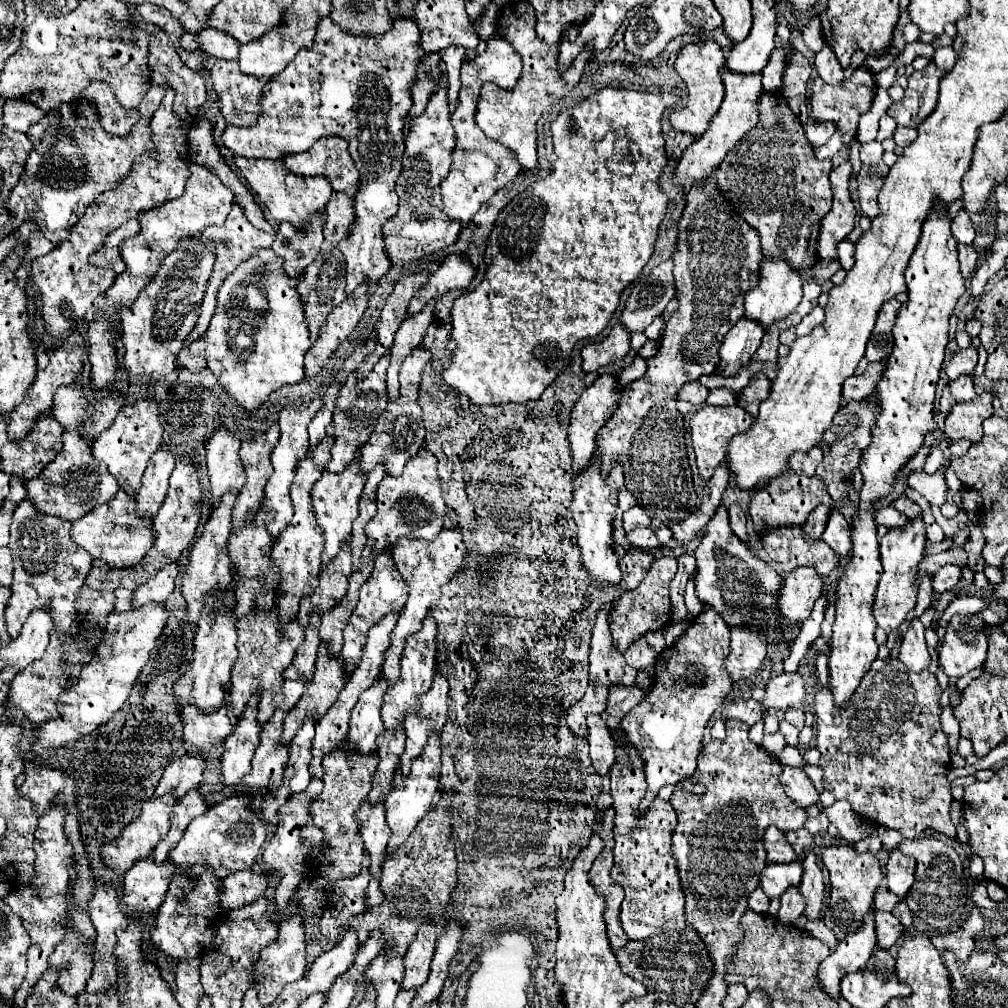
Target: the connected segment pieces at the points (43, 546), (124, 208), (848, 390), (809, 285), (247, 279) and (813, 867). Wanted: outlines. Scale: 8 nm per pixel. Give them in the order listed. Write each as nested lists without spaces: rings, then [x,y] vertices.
[[[24,499],[14,513],[10,525],[10,551],[14,559],[14,581],[12,581],[12,595],[6,607],[6,625],[12,639],[20,635],[20,629],[26,617],[36,611],[48,607],[54,627],[62,637],[72,635],[76,627],[76,599],[80,595],[80,587],[84,579],[92,571],[92,557],[84,553],[70,537],[68,537],[70,523],[40,513],[32,509],[32,501]]]
[[[168,91],[150,121],[152,137],[158,149],[156,161],[148,161],[148,157],[144,157],[144,161],[136,161],[136,169],[128,173],[122,185],[96,197],[96,201],[86,209],[84,217],[72,227],[68,241],[54,247],[44,257],[38,257],[32,261],[28,279],[36,283],[40,289],[44,329],[52,337],[58,337],[64,331],[70,331],[76,325],[76,321],[86,315],[94,299],[114,285],[114,277],[116,277],[114,271],[98,269],[88,263],[88,257],[104,245],[106,237],[122,223],[130,219],[138,219],[140,213],[160,207],[170,199],[178,199],[184,193],[186,181],[190,177],[190,169],[186,159],[180,155],[180,151],[186,151],[186,137],[188,137],[190,125],[180,121],[172,113],[172,101],[174,101],[174,93]]]
[[[886,361],[880,363],[868,363],[868,369],[862,375],[852,375],[844,381],[844,403],[848,403],[848,399],[864,399],[874,387],[876,381],[882,379],[884,371],[886,371]]]
[[[806,281],[804,283],[804,297],[802,297],[802,301],[800,301],[800,305],[818,305],[818,295],[822,293],[822,289],[820,289],[820,285],[818,283],[814,283],[814,281]]]
[[[262,249],[256,257],[250,257],[244,265],[238,265],[238,269],[224,279],[216,293],[218,305],[208,331],[202,339],[188,345],[192,353],[206,355],[206,367],[246,413],[254,413],[276,389],[296,385],[304,379],[304,353],[310,345],[304,309],[300,305],[300,297],[296,297],[296,281],[300,279],[286,277],[280,257],[276,257],[270,249]]]
[[[806,851],[806,859],[802,861],[802,867],[804,867],[804,877],[798,889],[806,899],[804,917],[808,921],[818,921],[822,911],[822,899],[824,899],[824,875],[812,851]]]

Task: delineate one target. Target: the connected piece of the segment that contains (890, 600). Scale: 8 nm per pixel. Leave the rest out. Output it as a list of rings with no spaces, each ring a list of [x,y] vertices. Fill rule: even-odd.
[[[914,517],[906,523],[906,527],[896,527],[890,529],[882,539],[880,539],[880,559],[884,565],[884,573],[880,577],[878,589],[876,589],[876,599],[872,605],[874,617],[878,621],[878,627],[882,627],[886,633],[896,631],[910,609],[916,605],[916,585],[912,583],[912,577],[916,573],[916,565],[920,563],[920,557],[924,557],[924,547],[926,547],[926,527],[922,517]]]

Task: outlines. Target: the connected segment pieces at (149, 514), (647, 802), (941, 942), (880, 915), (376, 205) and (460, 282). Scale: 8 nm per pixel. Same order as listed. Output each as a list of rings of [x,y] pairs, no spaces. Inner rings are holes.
[[[162,447],[154,453],[150,459],[146,473],[142,477],[142,487],[140,493],[136,495],[136,509],[138,517],[142,519],[152,519],[156,517],[166,493],[168,493],[168,479],[170,473],[174,471],[174,457]]]
[[[712,609],[702,611],[672,647],[656,655],[656,673],[650,691],[624,715],[624,731],[644,761],[648,783],[646,795],[640,801],[640,815],[648,811],[662,785],[674,785],[696,771],[704,727],[732,689],[732,681],[724,669],[728,645],[730,629],[724,617]]]
[[[974,905],[970,909],[970,915],[966,917],[966,921],[960,925],[958,931],[952,931],[946,935],[934,935],[932,943],[936,945],[940,953],[952,951],[958,961],[968,961],[968,957],[974,951],[976,935],[982,931],[982,927],[984,927],[984,919],[980,915],[978,905]]]
[[[876,911],[876,935],[878,935],[878,947],[888,949],[890,945],[894,945],[900,931],[902,931],[902,927],[898,925],[898,919],[896,919],[892,913]]]
[[[322,17],[318,21],[318,27],[316,27],[316,37],[314,37],[314,43],[310,47],[304,47],[298,51],[298,55],[294,57],[292,63],[288,63],[288,67],[278,73],[276,77],[272,77],[266,85],[264,85],[264,101],[262,101],[262,109],[264,113],[260,115],[258,123],[254,127],[226,127],[224,133],[222,133],[222,145],[232,151],[234,155],[242,155],[242,157],[248,157],[248,159],[280,159],[284,155],[290,155],[290,153],[302,153],[306,151],[308,147],[314,145],[316,139],[320,137],[326,137],[326,135],[338,135],[338,137],[348,137],[348,151],[356,163],[356,169],[360,171],[360,179],[362,179],[362,187],[360,187],[360,193],[356,193],[356,199],[354,199],[354,213],[358,217],[356,225],[352,227],[352,231],[338,243],[338,249],[342,251],[344,259],[346,259],[346,297],[352,295],[356,291],[356,287],[360,285],[366,285],[368,287],[368,295],[372,295],[380,283],[380,279],[384,277],[384,273],[388,273],[388,259],[384,257],[384,241],[382,241],[382,225],[384,221],[388,221],[396,211],[398,211],[398,195],[396,195],[396,179],[400,177],[400,169],[402,169],[402,153],[404,153],[404,117],[408,113],[408,109],[412,107],[412,97],[410,97],[410,85],[414,81],[414,71],[416,71],[416,63],[418,59],[424,55],[424,51],[420,49],[418,45],[418,39],[420,39],[420,31],[416,27],[416,23],[412,19],[402,19],[402,21],[396,21],[396,27],[392,27],[384,37],[354,37],[350,33],[344,33],[336,23],[332,23],[328,17]]]
[[[450,255],[444,259],[440,269],[430,275],[430,279],[424,283],[420,293],[410,301],[408,317],[422,311],[424,305],[432,299],[440,299],[448,291],[454,289],[466,289],[474,277],[474,267],[460,255]]]

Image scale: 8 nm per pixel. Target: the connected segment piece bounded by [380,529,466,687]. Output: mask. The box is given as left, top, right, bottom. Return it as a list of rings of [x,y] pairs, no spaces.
[[[444,529],[434,541],[400,539],[396,549],[392,551],[394,563],[396,563],[402,579],[410,587],[410,593],[408,593],[406,607],[400,613],[396,627],[390,635],[390,647],[384,651],[384,663],[380,667],[380,679],[386,679],[388,687],[392,687],[400,677],[400,653],[406,645],[406,637],[420,631],[420,625],[422,625],[428,609],[440,599],[440,587],[444,583],[448,583],[454,577],[454,573],[460,569],[464,553],[466,553],[466,545],[462,543],[462,535],[460,535],[460,531],[452,531],[452,529]]]

